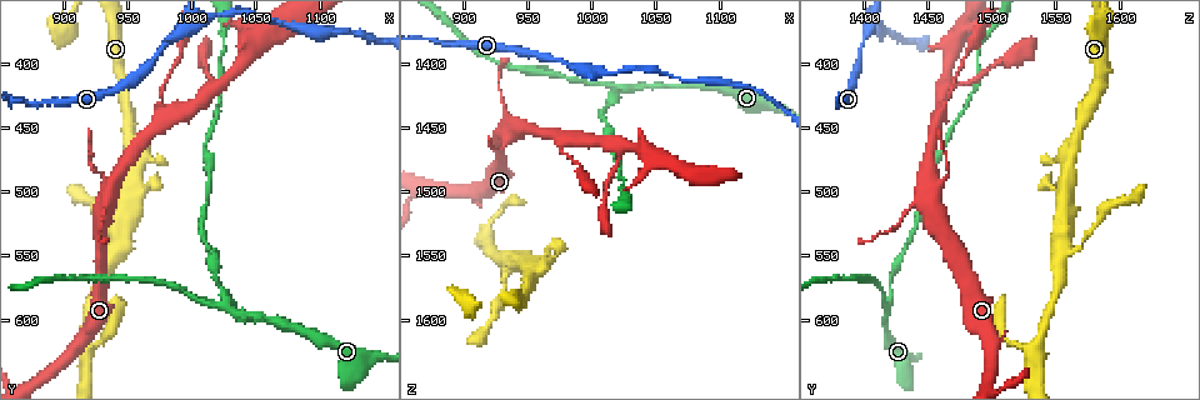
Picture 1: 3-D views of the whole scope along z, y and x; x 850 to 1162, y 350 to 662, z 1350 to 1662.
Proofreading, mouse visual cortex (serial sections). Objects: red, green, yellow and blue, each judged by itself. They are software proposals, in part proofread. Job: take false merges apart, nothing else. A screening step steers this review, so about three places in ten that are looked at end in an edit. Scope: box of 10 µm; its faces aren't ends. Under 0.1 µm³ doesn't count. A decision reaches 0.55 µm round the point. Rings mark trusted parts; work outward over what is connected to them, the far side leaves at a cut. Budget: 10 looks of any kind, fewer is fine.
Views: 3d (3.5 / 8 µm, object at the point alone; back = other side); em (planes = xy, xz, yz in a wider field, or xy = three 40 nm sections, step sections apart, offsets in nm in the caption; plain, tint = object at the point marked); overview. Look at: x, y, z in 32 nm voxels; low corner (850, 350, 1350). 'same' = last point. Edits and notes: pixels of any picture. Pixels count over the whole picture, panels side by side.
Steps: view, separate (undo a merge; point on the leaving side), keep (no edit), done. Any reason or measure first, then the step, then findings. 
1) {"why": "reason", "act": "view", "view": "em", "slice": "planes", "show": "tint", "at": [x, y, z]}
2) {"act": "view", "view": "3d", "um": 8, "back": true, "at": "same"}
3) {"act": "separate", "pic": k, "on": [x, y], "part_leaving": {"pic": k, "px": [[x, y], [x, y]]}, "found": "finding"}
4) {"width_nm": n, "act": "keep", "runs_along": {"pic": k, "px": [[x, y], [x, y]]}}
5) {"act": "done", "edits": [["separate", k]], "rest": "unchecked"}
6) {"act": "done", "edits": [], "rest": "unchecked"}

{"why": "three-way junction", "act": "view", "view": "3d", "um": 8, "back": true, "at": [940, 544, 1556]}

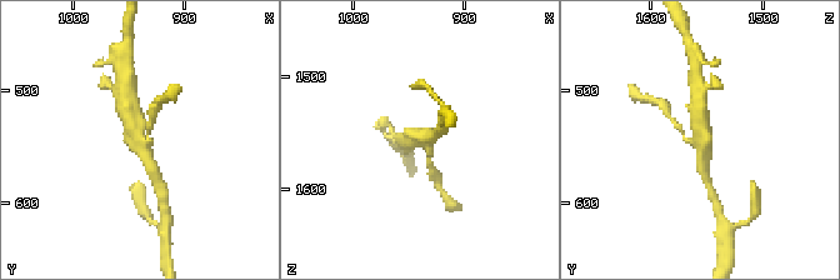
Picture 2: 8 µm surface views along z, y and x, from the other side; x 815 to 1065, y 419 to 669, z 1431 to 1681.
{"arms": 3, "arm_widths_nm": [100, 350, 500], "act": "view", "view": "em", "slice": "xy", "step": 3, "show": "tint", "at": "same"}

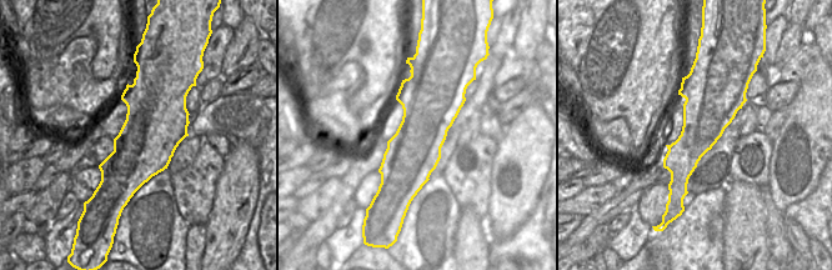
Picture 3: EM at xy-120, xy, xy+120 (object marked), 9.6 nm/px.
{"act": "keep", "runs_along": {"pic": 2, "px": [[126, 108], [154, 174]]}, "found": "continuous, no second cell"}

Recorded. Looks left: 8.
{"why": "a fork", "act": "view", "view": "3d", "um": 3.5, "at": [980, 442, 1458]}

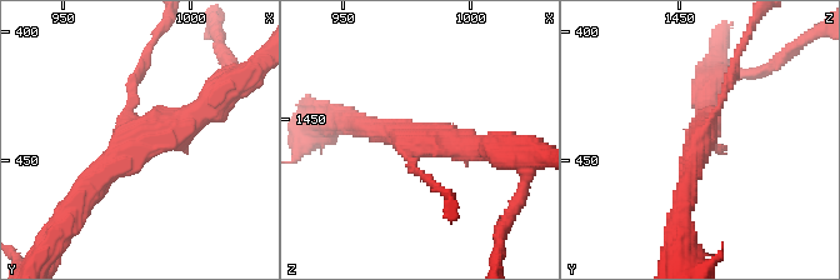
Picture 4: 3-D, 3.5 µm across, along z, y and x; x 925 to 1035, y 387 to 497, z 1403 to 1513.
{"arms": 3, "arm_widths_nm": [150, 300, 350], "act": "view", "view": "em", "slice": "xy", "step": 5, "show": "tint", "at": [981, 443, 1459]}

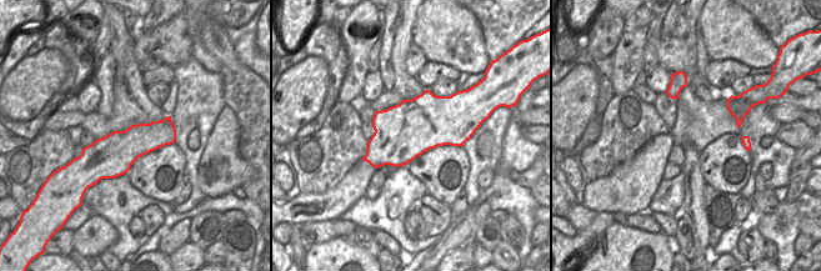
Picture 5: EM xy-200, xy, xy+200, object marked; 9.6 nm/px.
{"act": "keep", "runs_along": {"pic": 4, "px": [[78, 198], [211, 101]]}, "found": "all the same cell"}

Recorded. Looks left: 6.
{"why": "thick turns thin", "act": "view", "view": "em", "slice": "xy", "step": 2, "show": "tint", "at": [1000, 370, 1406]}

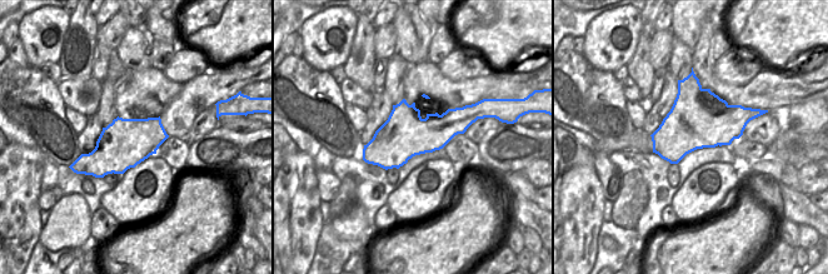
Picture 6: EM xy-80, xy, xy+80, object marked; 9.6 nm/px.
{"why": "see where the arms go", "act": "view", "view": "3d", "um": 3.5, "at": "same"}

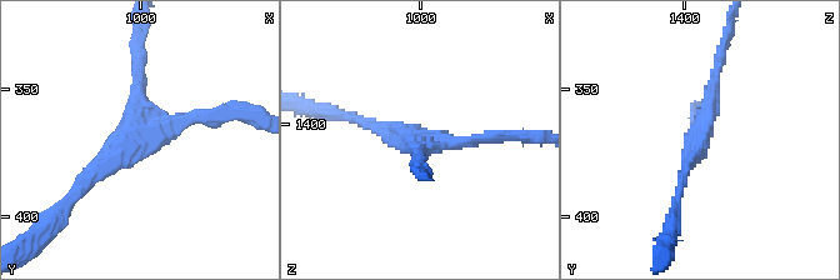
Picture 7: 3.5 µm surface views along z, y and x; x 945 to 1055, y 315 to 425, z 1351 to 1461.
{"act": "keep", "runs_along": {"pic": 7, "px": [[73, 194], [145, 133], [210, 118]]}, "found": "all the same cell"}

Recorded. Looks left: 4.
{"act": "view", "view": "3d", "um": 8, "back": true, "at": [1028, 590, 1420]}

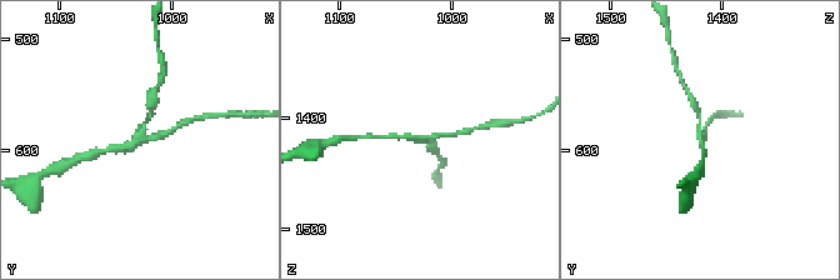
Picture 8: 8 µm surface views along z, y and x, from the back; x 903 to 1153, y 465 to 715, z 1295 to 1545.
{"arms": 3, "arm_widths_nm": [150, 150, 150], "act": "view", "view": "em", "slice": "xy", "step": 5, "show": "tint", "at": "same"}

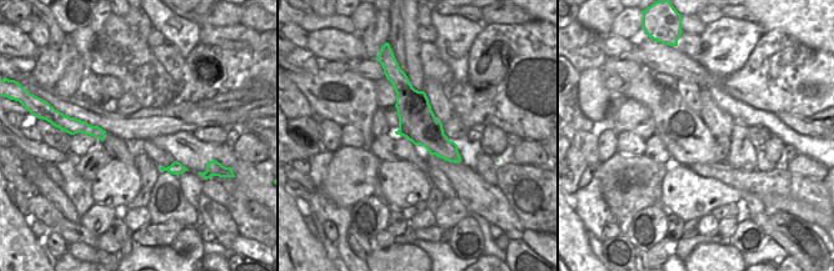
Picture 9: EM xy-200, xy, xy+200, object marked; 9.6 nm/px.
{"act": "separate", "pic": 8, "on": [433, 145], "part_leaving": {"pic": 8, "px": [[140, 134], [156, 89]]}, "found": "a second cell is stuck on"}

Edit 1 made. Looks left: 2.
{"act": "done", "edits": [["separate", 8]], "rest": "unchecked"}

